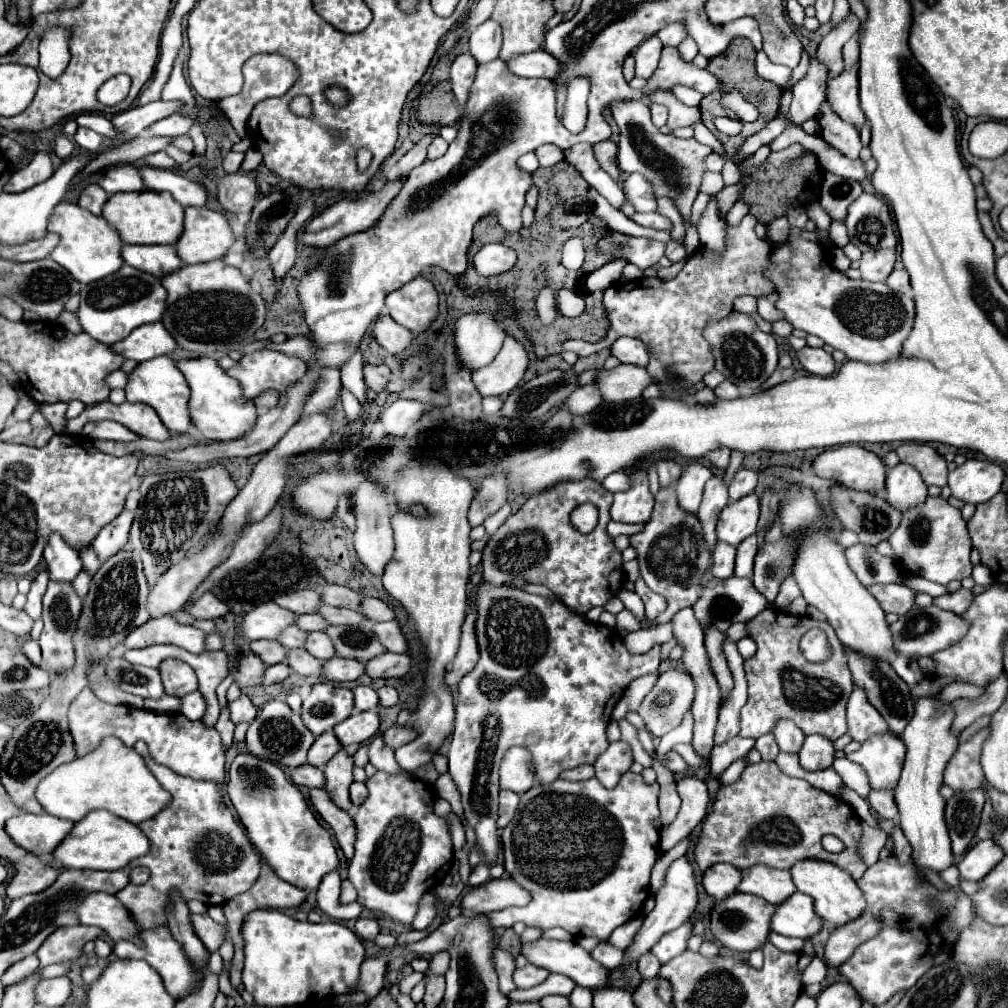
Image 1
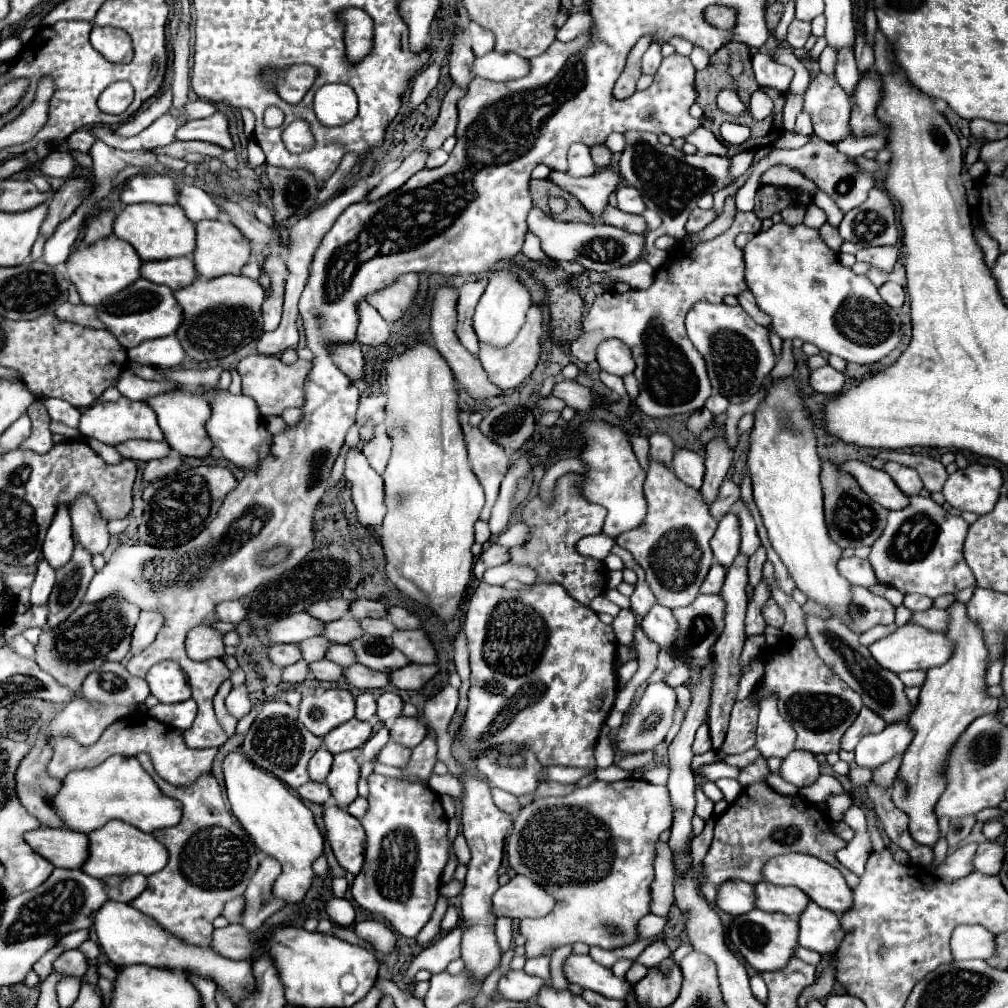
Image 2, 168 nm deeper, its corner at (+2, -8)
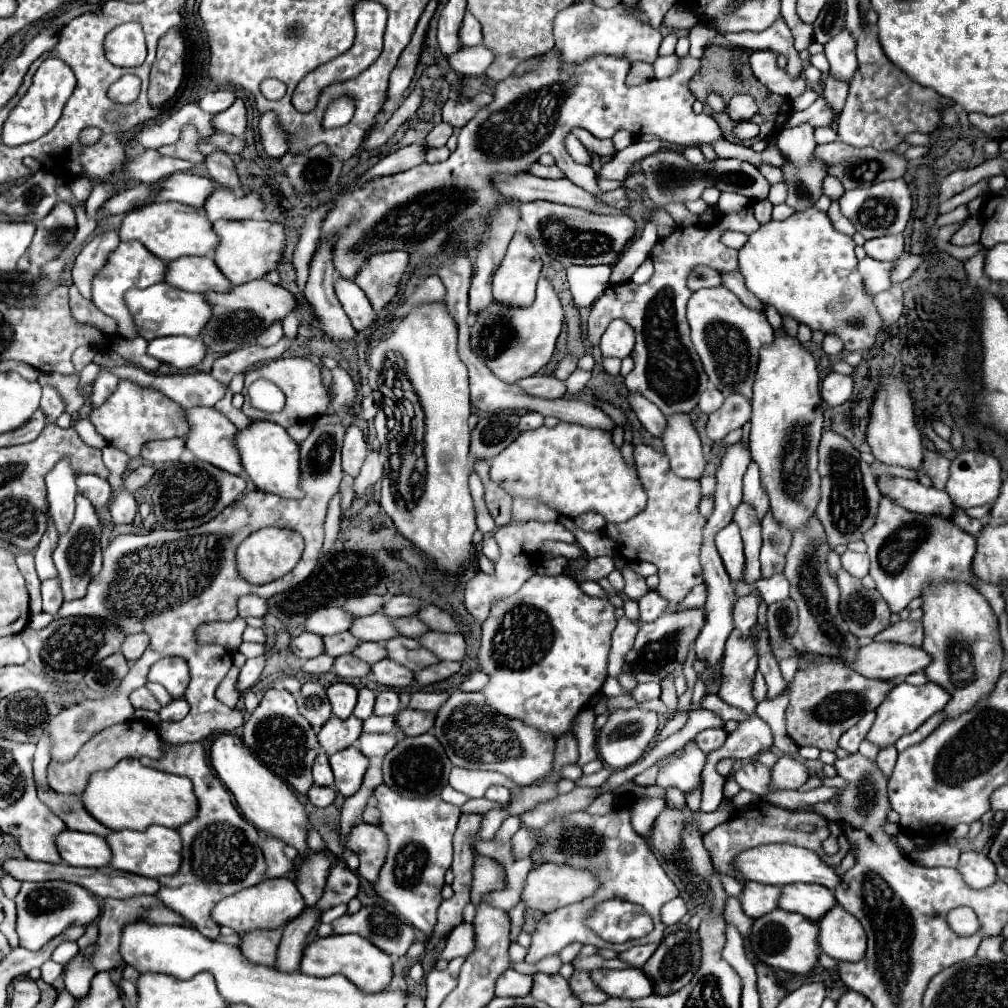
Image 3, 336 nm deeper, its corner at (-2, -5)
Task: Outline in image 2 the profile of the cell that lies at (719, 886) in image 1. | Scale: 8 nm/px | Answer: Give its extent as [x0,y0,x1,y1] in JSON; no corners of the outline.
[716,880,754,916]

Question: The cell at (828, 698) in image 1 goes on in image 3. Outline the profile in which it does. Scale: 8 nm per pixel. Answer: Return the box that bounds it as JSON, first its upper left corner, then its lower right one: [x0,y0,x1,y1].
[788,663,896,751]

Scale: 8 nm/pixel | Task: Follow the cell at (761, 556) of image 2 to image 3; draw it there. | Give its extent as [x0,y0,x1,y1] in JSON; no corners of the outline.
[734,591,758,637]

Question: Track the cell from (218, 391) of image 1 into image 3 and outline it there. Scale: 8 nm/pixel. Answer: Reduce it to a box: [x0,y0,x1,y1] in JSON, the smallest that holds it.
[236,421,302,499]

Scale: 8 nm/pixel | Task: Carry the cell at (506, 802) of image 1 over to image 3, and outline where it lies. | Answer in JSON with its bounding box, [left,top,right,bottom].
[486,785,510,803]

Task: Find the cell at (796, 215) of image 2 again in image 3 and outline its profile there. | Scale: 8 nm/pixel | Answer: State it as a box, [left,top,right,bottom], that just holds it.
[776,125,828,211]

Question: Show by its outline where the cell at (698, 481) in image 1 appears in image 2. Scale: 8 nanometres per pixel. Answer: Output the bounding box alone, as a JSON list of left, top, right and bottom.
[672,448,704,490]

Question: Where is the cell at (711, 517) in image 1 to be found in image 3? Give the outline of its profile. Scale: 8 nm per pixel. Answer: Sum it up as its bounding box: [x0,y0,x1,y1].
[706,393,750,445]

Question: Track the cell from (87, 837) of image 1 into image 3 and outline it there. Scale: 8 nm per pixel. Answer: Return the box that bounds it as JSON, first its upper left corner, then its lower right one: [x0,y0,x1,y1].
[106,825,182,879]

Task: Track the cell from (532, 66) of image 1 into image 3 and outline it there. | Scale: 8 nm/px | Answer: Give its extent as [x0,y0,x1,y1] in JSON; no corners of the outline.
[448,45,494,77]

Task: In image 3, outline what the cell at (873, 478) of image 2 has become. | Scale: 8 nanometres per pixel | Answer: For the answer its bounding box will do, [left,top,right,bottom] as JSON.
[878,477,954,519]

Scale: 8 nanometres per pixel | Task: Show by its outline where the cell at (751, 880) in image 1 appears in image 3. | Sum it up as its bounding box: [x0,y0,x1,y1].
[778,883,836,921]

